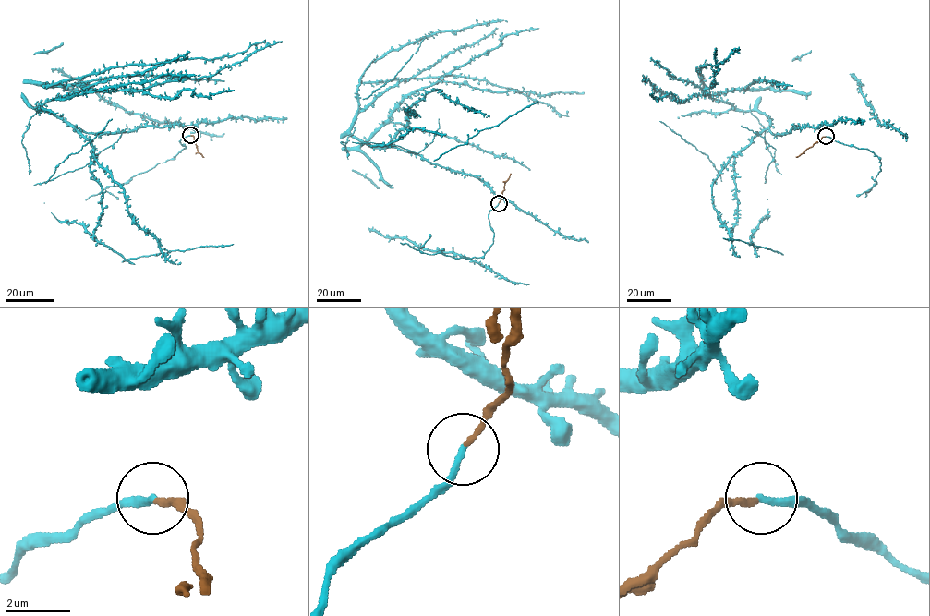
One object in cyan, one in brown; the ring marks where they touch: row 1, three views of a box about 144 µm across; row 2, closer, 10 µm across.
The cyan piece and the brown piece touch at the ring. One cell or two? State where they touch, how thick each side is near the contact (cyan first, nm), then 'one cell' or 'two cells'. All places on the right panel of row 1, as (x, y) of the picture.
at (826, 136); 200 nm thick on the cyan side, 170 nm on the other; two cells

